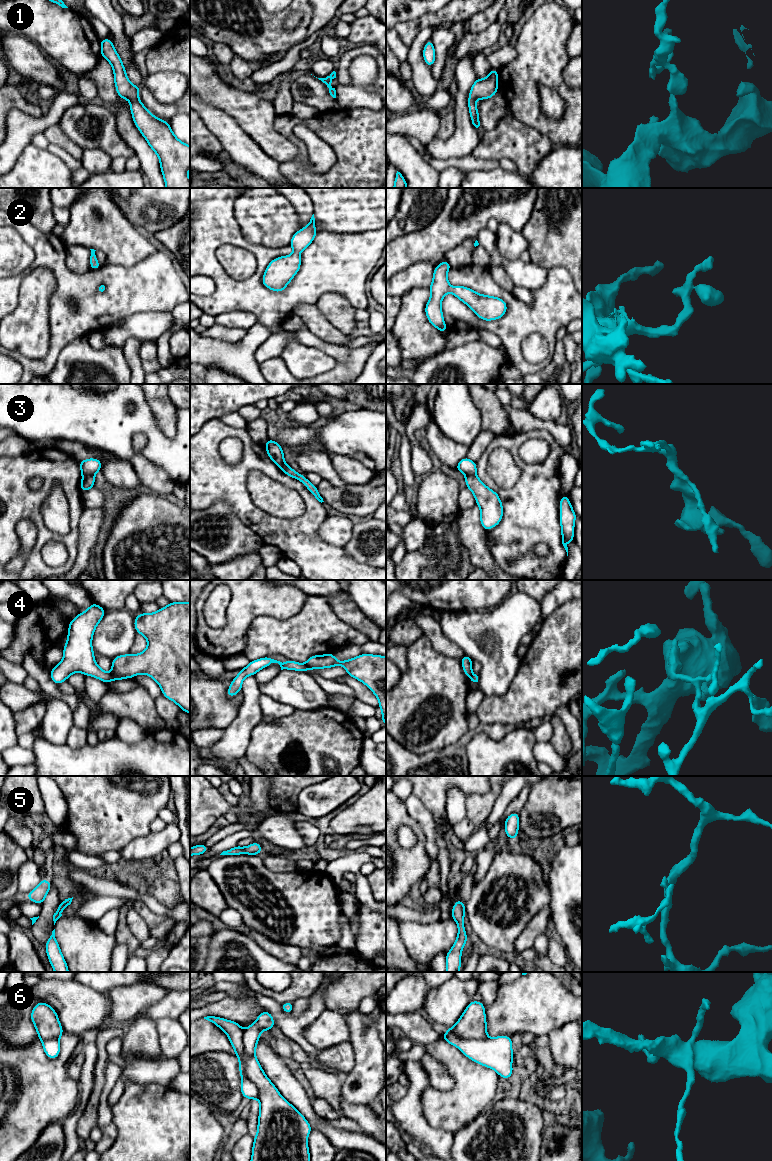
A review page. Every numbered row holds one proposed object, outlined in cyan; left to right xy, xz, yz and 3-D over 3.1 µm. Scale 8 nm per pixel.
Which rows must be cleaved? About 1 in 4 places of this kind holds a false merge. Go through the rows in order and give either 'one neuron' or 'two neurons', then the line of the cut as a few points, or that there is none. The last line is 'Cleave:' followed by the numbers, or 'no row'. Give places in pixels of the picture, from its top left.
1: one neuron | no cut
2: one neuron | no cut
3: two neurons | xy (93, 474), (83, 477)
4: two neurons | xy (110, 673), (114, 679)
5: one neuron | no cut
6: two neurons | xz (252, 1055), (245, 1061), (245, 1074), (255, 1085), (258, 1097)
Cleave: 3, 4, 6

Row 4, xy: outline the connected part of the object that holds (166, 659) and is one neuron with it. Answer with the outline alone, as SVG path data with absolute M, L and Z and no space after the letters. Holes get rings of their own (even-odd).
M170 602L169 605L154 613L136 615L134 627L137 633L147 639L148 646L142 653L123 654L113 658L112 678L121 680L133 678L138 674L146 674L158 683L164 697L174 701L181 710L190 714L190 602Z

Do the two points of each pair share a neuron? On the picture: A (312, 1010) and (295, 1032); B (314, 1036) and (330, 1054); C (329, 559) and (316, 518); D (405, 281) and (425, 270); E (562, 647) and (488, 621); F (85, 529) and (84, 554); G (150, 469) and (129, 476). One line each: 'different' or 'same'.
A: same
B: different
C: same
D: same
E: different
F: same
G: different

